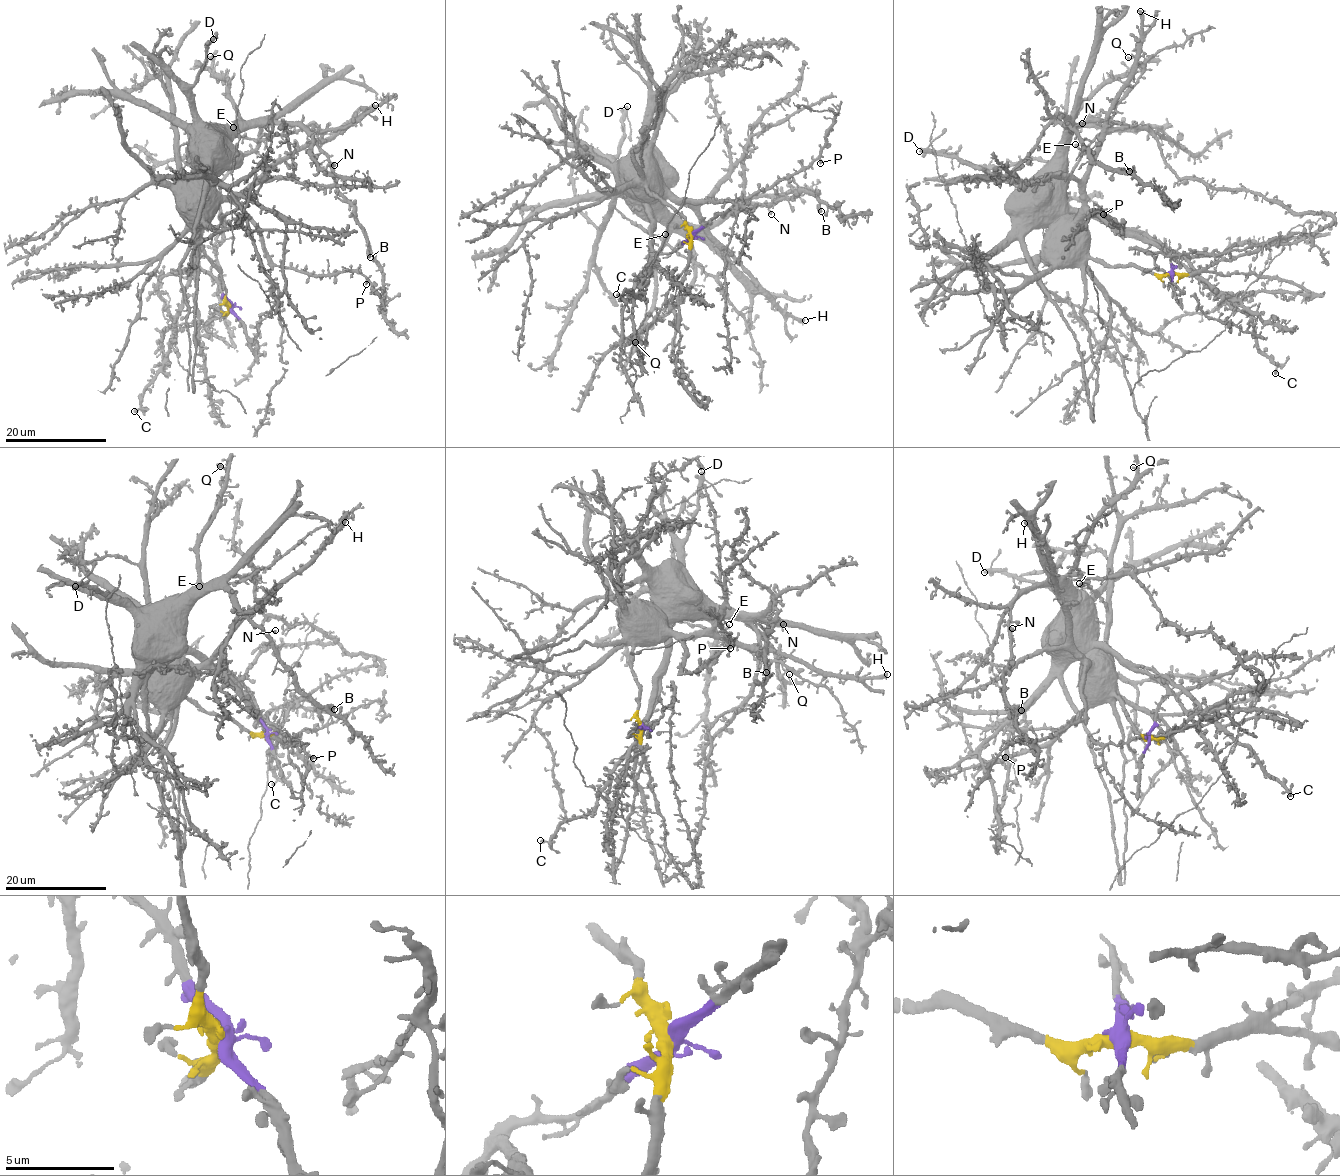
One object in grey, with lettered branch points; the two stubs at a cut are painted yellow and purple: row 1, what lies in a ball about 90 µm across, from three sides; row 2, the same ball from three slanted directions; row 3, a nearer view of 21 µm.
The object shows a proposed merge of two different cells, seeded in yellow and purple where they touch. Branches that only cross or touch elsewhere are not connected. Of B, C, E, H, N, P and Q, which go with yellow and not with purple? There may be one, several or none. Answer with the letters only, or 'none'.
E, H, P

